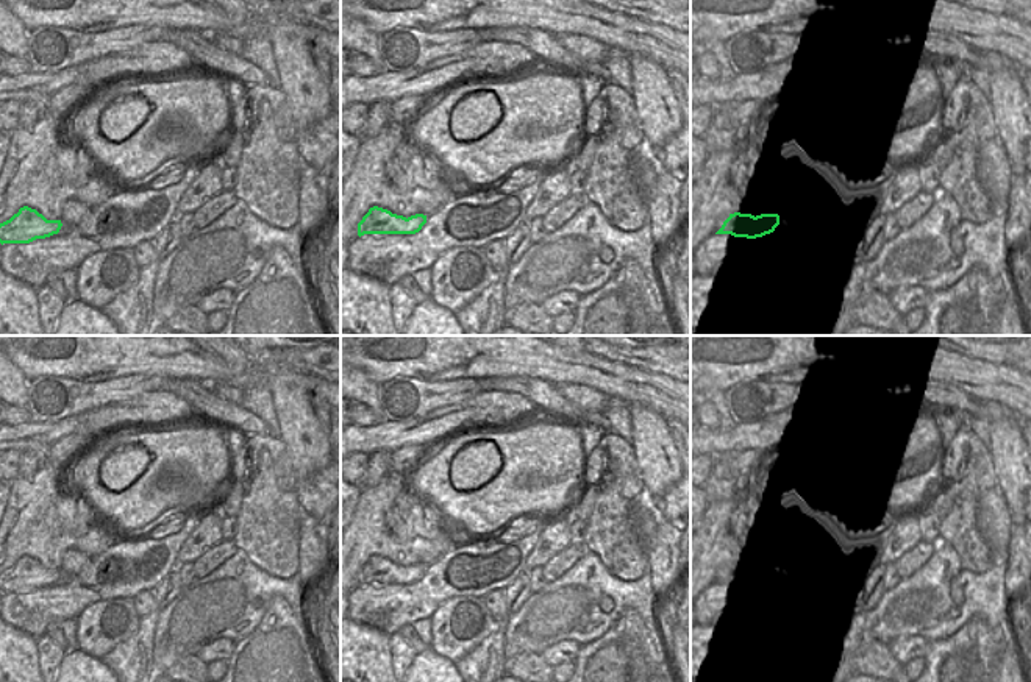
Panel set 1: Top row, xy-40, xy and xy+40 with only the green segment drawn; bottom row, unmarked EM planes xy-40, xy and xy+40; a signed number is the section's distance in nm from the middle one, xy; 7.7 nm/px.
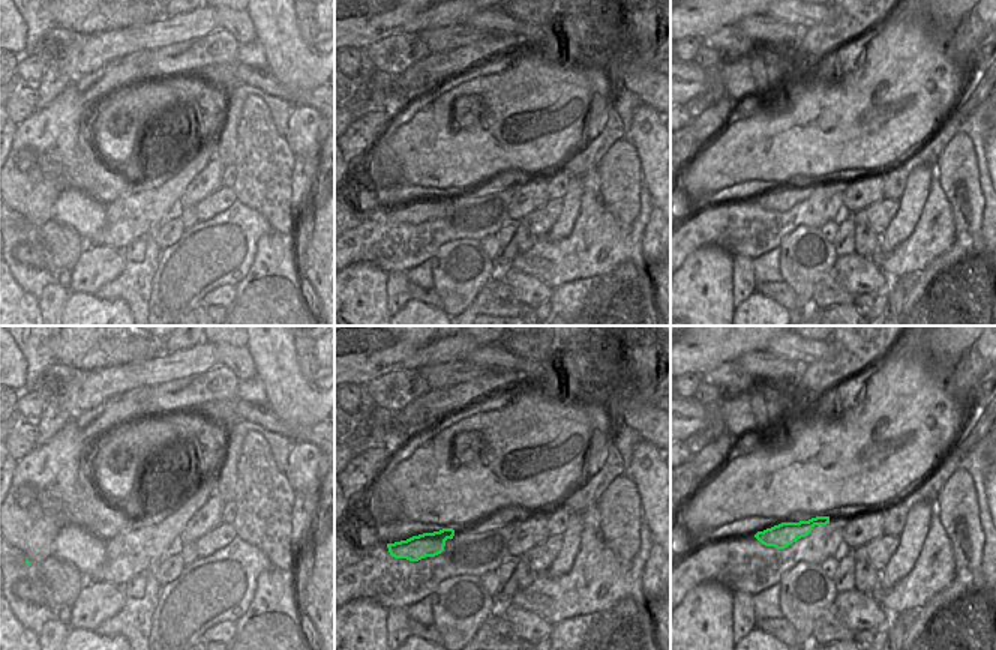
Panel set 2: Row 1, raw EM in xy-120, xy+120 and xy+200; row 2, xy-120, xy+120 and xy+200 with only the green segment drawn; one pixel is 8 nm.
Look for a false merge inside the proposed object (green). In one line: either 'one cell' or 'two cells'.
one cell

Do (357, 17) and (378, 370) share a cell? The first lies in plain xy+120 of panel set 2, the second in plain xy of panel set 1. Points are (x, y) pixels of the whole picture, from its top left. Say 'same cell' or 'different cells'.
same cell

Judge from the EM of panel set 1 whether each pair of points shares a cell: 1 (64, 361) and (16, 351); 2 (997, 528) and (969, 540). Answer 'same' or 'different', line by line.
1: same
2: different

